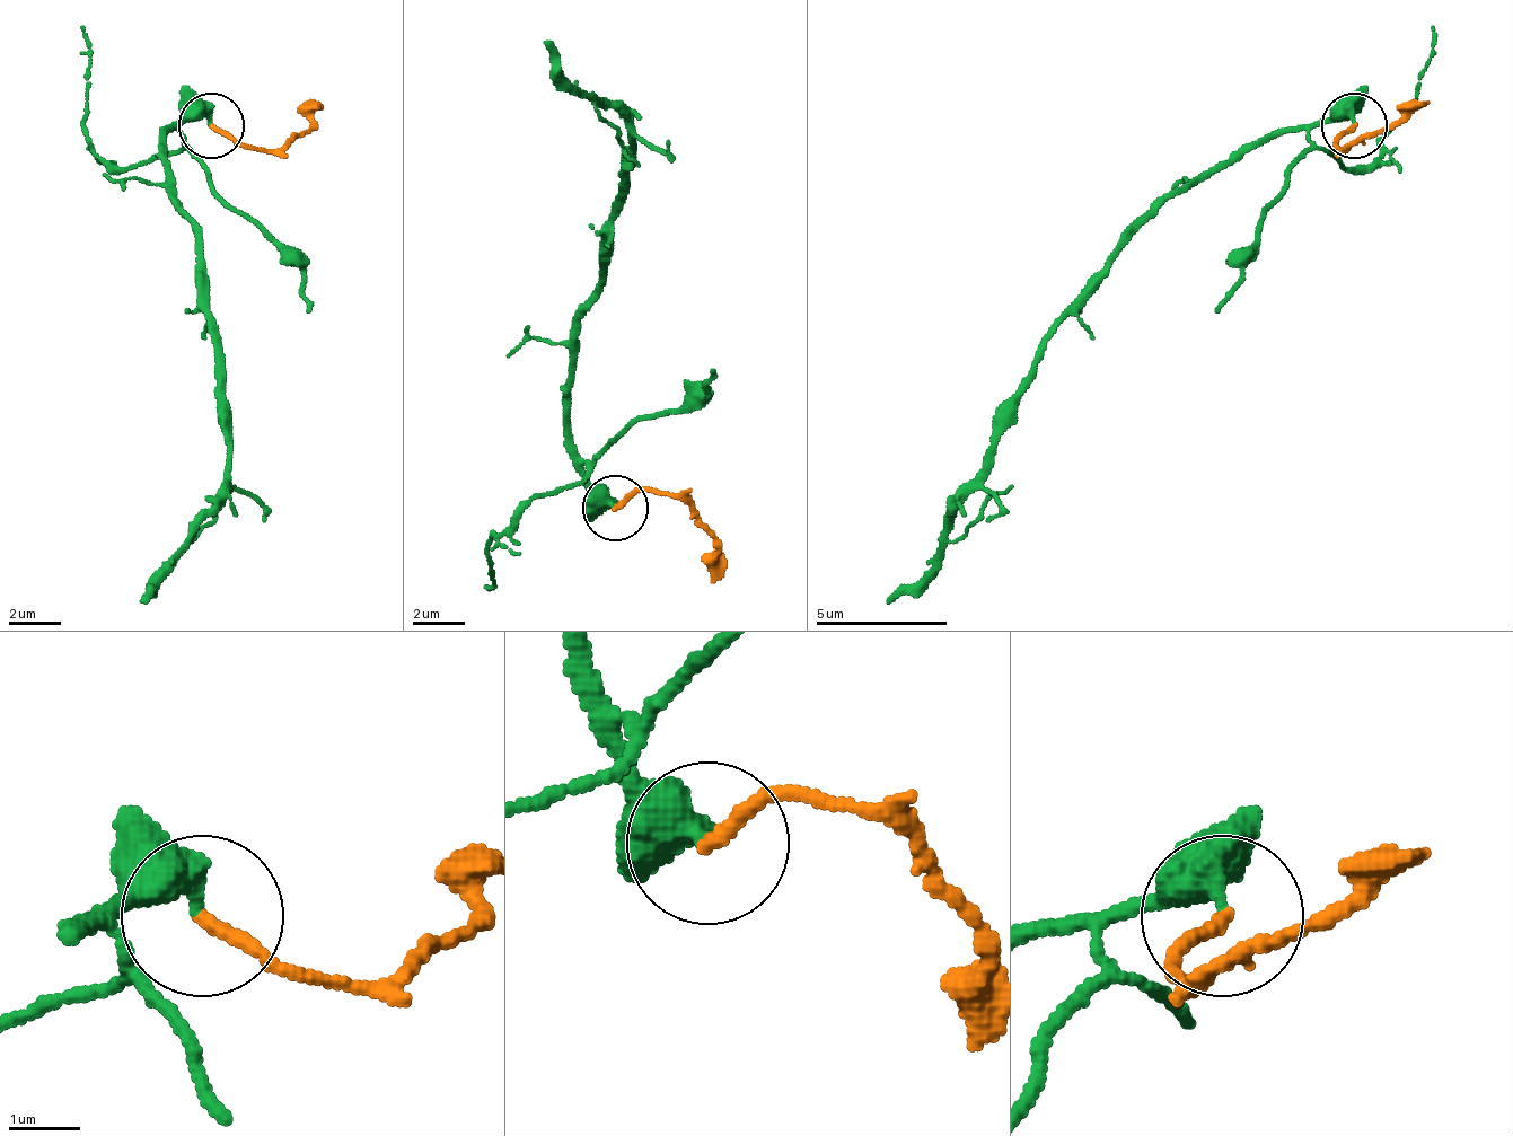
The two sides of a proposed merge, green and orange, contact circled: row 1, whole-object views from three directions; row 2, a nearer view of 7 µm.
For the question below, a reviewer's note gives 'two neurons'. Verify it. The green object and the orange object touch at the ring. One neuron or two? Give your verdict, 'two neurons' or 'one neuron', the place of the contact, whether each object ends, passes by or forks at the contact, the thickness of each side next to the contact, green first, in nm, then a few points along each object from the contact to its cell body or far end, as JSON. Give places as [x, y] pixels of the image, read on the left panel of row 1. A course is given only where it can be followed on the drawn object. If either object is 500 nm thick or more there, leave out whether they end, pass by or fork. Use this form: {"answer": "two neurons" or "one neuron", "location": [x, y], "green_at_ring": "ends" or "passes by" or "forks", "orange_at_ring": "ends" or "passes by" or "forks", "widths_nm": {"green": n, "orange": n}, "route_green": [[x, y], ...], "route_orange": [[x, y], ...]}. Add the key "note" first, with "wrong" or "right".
{"note": "right", "answer": "two neurons", "location": [211, 125], "green_at_ring": "ends", "orange_at_ring": "ends", "widths_nm": {"green": 420, "orange": 200}, "route_green": [[210, 123], [184, 117], [164, 143], [164, 190], [196, 228], [196, 307], [217, 327], [229, 484], [138, 602]], "route_orange": [[210, 123], [256, 150], [282, 150], [308, 130], [308, 104]]}

